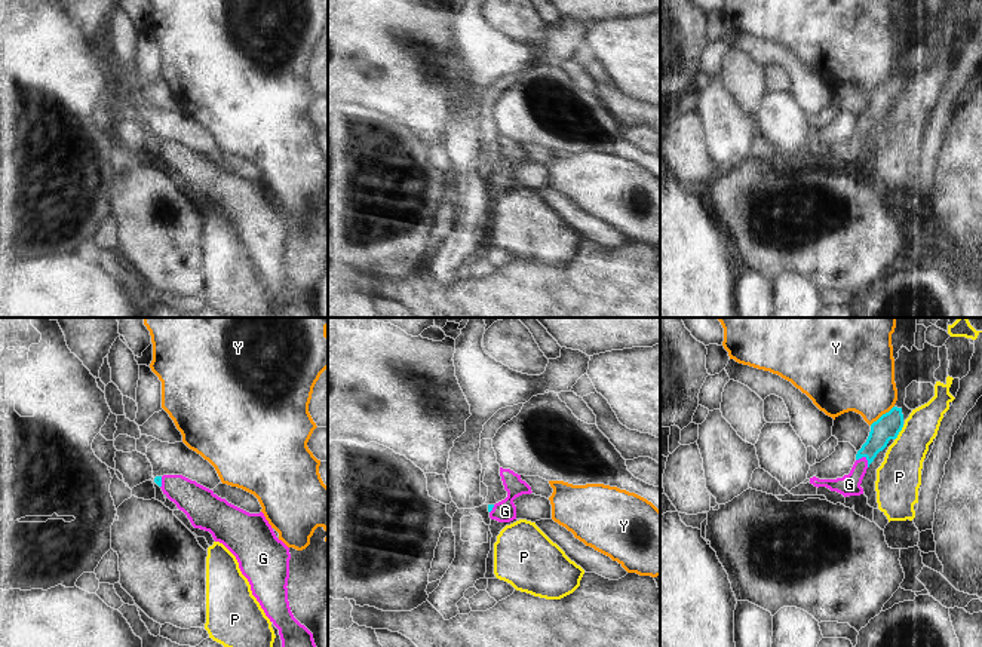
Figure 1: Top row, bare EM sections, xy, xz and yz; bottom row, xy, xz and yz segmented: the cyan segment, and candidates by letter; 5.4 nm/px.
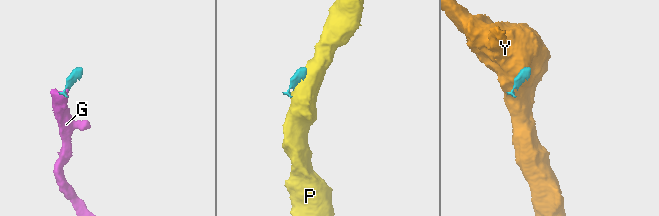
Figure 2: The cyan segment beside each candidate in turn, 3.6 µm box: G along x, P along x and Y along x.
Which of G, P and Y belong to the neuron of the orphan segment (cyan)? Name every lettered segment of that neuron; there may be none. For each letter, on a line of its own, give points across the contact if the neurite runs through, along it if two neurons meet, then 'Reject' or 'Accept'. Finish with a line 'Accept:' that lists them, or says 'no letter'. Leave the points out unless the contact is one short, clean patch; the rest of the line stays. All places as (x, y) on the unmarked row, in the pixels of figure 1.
G: Path across: yz (889, 92), (868, 119), (867, 126), (849, 152). Accept
P: Boundary: yz (904, 92), (895, 107). Reject
Y: Boundary: yz (893, 73), (870, 92). Reject
Accept: G

